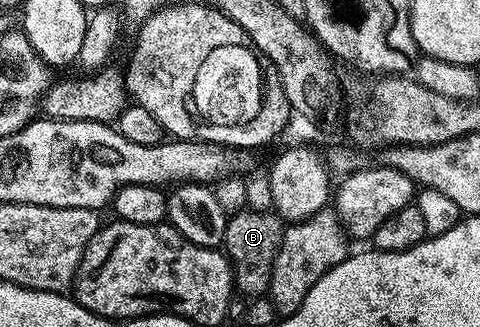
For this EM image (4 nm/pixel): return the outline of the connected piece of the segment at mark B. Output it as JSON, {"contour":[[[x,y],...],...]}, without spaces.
{"contour":[[[244,208],[230,215],[225,228],[223,246],[231,259],[233,286],[243,296],[263,296],[270,291],[271,273],[277,252],[281,248],[285,223],[271,210]]]}

